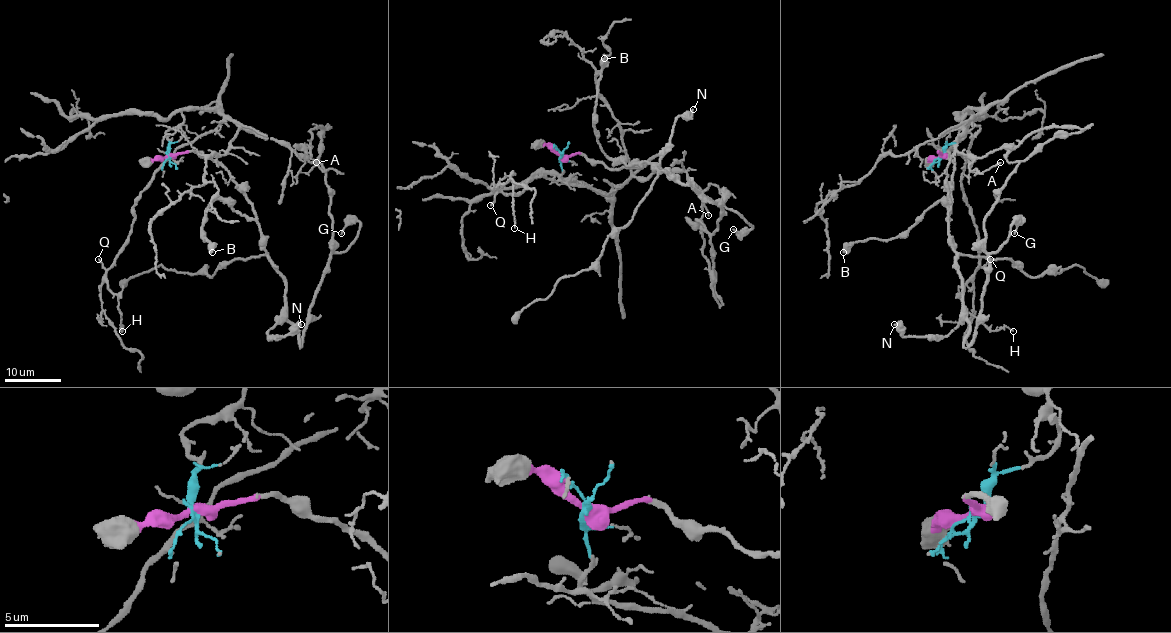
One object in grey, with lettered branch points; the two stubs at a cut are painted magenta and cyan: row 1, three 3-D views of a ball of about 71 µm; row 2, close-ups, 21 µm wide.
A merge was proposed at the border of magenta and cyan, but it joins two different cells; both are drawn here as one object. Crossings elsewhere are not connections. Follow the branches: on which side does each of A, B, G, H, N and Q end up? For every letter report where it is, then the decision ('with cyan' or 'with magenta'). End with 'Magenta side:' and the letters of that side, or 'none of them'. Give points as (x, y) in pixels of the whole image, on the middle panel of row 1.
A: (708, 215) | with cyan
B: (604, 58) | with magenta
G: (733, 229) | with magenta
H: (514, 228) | with cyan
N: (693, 109) | with magenta
Q: (490, 205) | with cyan
Magenta side: B, G, N

